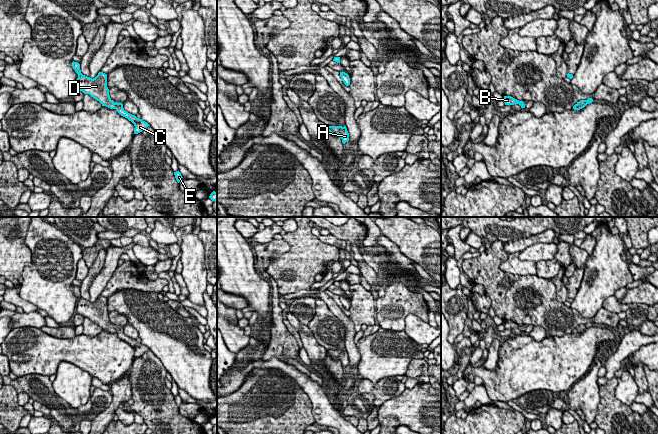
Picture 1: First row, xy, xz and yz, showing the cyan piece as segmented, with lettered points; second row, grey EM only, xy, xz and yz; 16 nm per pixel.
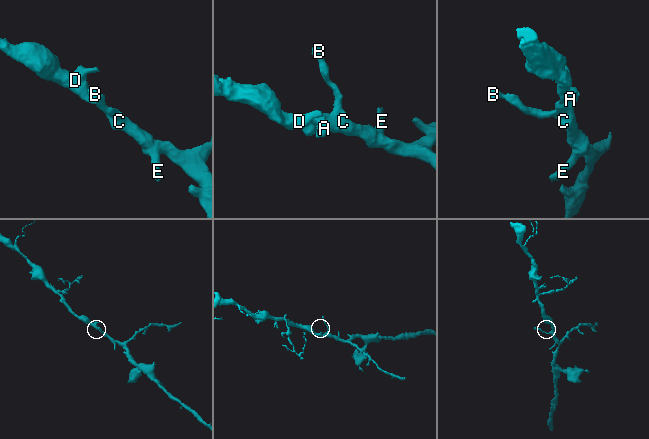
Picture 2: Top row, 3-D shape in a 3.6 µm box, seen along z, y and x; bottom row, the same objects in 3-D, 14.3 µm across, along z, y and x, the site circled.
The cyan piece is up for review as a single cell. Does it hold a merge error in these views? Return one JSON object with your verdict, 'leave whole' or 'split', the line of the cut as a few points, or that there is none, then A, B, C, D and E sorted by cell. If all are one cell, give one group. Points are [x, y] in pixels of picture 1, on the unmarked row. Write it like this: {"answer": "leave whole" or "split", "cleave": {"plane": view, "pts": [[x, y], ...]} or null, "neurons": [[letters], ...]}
{"answer": "leave whole", "cleave": null, "neurons": [["A", "B", "C", "D", "E"]]}

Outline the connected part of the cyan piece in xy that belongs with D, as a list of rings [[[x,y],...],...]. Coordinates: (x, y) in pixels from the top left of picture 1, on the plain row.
[[[73,285],[72,291],[78,298],[78,302],[75,307],[77,313],[82,315],[84,318],[89,318],[91,321],[99,325],[102,330],[116,333],[121,340],[127,342],[134,348],[134,358],[138,358],[150,350],[147,346],[125,335],[122,327],[115,327],[110,322],[109,313],[107,311],[107,298],[99,296],[98,299],[92,303],[81,297],[80,288],[78,286]]]

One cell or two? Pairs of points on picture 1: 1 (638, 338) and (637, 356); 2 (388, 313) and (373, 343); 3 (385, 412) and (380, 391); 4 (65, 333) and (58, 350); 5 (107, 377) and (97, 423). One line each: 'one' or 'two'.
1: two
2: two
3: two
4: two
5: two

